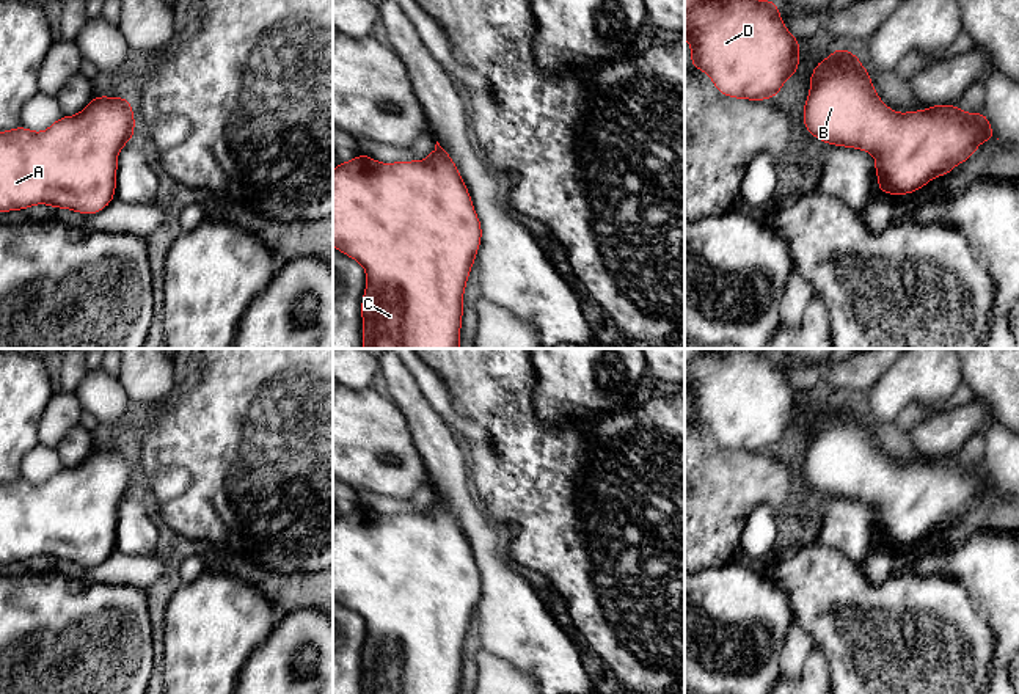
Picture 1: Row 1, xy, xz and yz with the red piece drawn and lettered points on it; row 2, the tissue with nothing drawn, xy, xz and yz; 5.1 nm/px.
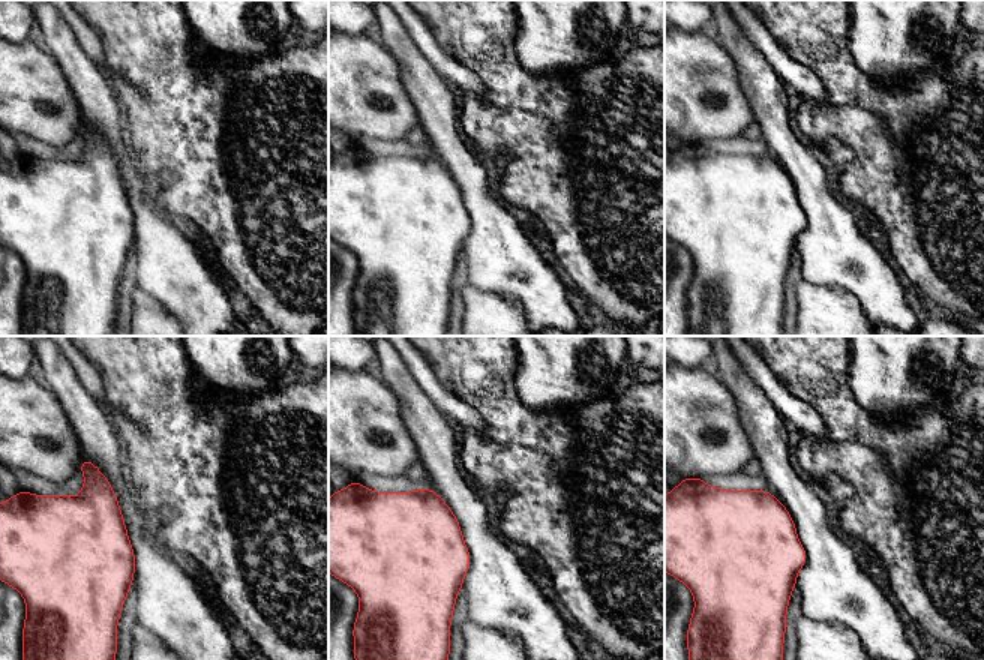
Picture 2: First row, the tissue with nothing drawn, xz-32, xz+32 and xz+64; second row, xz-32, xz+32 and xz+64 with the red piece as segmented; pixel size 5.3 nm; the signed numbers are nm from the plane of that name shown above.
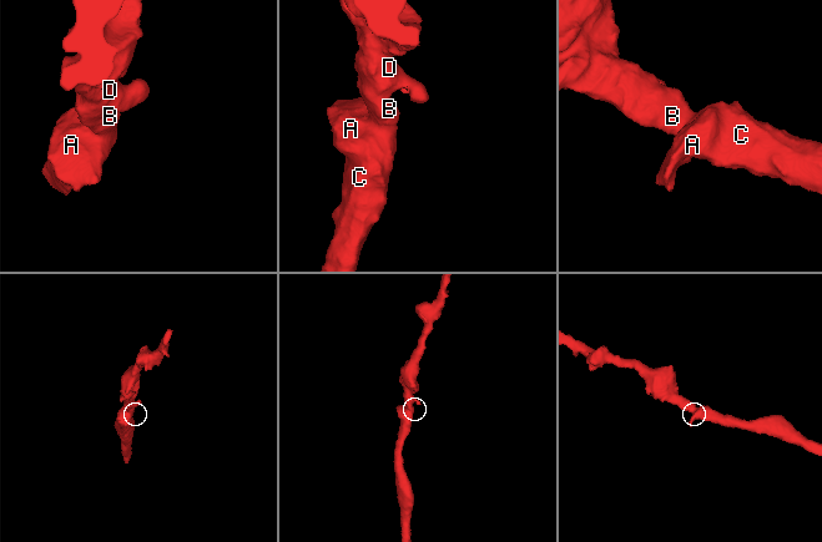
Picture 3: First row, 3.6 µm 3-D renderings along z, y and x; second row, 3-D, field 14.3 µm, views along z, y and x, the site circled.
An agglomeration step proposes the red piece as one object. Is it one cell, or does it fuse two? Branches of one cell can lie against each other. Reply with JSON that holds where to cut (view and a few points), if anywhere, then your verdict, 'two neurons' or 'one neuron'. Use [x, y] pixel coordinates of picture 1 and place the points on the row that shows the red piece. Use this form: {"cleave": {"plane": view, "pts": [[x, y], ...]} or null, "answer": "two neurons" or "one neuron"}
{"cleave": null, "answer": "one neuron"}

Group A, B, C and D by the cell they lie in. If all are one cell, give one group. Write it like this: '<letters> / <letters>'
A B C D

